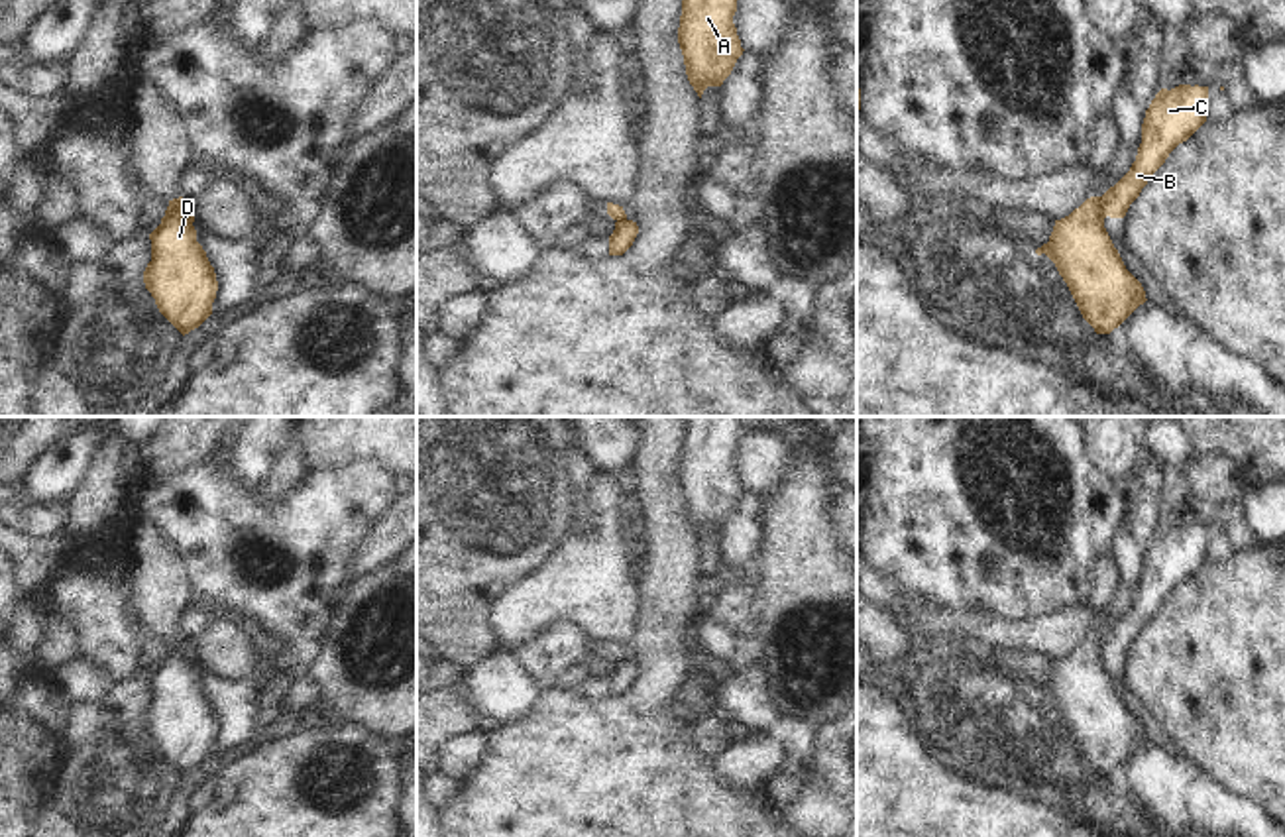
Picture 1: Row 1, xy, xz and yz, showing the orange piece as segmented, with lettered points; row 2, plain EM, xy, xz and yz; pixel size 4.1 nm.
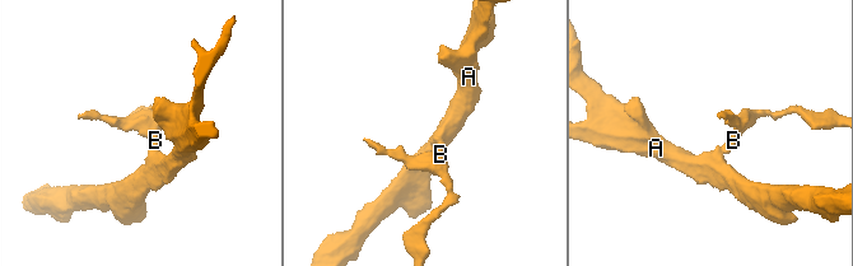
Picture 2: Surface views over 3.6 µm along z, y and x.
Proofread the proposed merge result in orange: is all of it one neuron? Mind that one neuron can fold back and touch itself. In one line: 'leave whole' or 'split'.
split

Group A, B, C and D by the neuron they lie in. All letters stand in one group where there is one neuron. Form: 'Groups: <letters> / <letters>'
Groups: A D / B C

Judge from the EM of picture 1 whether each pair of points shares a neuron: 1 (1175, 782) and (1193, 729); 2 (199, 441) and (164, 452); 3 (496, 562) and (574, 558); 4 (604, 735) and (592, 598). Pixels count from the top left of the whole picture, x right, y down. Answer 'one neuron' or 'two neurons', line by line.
1: two neurons
2: one neuron
3: two neurons
4: two neurons

